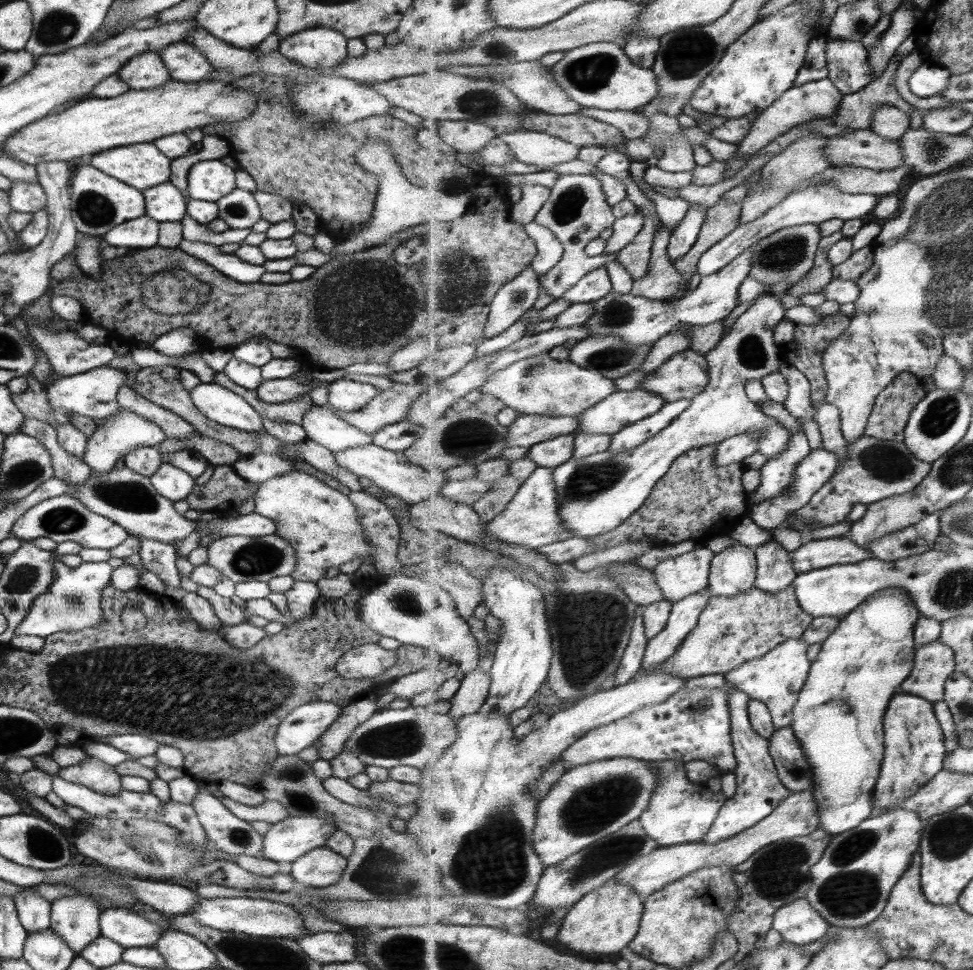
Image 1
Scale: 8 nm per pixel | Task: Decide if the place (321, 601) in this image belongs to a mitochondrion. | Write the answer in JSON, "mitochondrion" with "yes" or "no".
{"mitochondrion":"no"}

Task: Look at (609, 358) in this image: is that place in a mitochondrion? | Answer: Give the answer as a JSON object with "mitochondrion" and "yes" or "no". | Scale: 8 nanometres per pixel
{"mitochondrion":"yes"}

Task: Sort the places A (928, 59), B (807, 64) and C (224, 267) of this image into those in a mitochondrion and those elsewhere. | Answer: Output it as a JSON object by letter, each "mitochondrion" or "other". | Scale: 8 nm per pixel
{"A":"other","B":"other","C":"other"}

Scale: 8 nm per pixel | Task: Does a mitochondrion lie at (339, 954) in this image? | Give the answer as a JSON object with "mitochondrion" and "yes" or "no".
{"mitochondrion":"no"}

